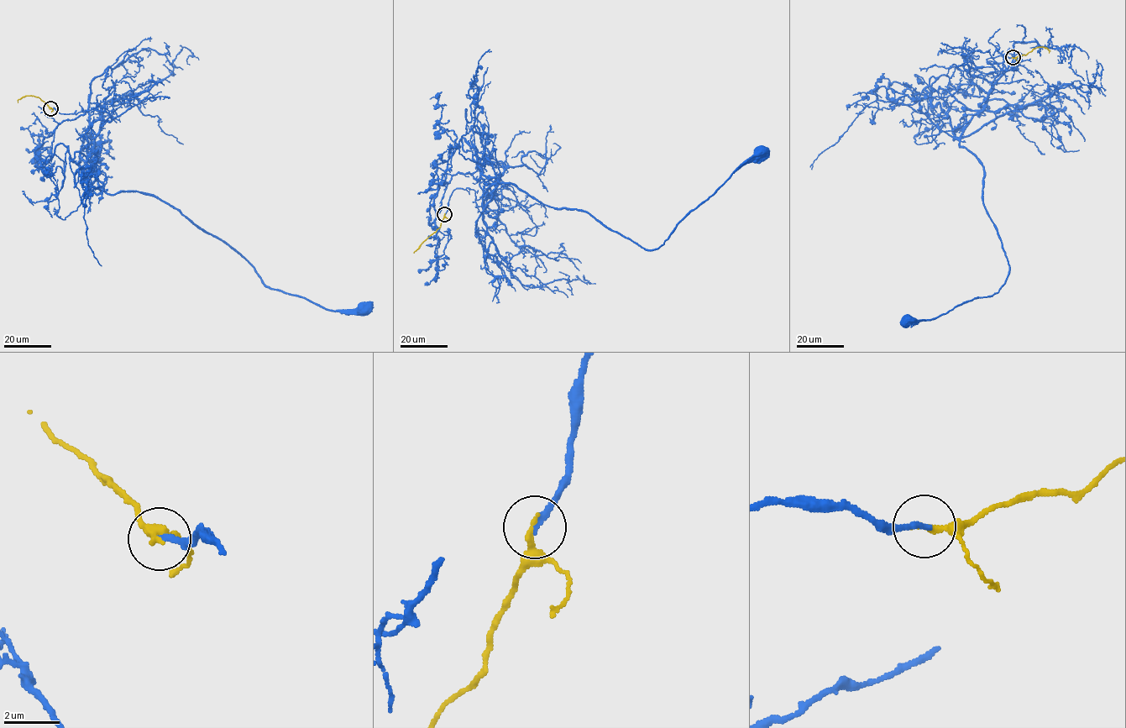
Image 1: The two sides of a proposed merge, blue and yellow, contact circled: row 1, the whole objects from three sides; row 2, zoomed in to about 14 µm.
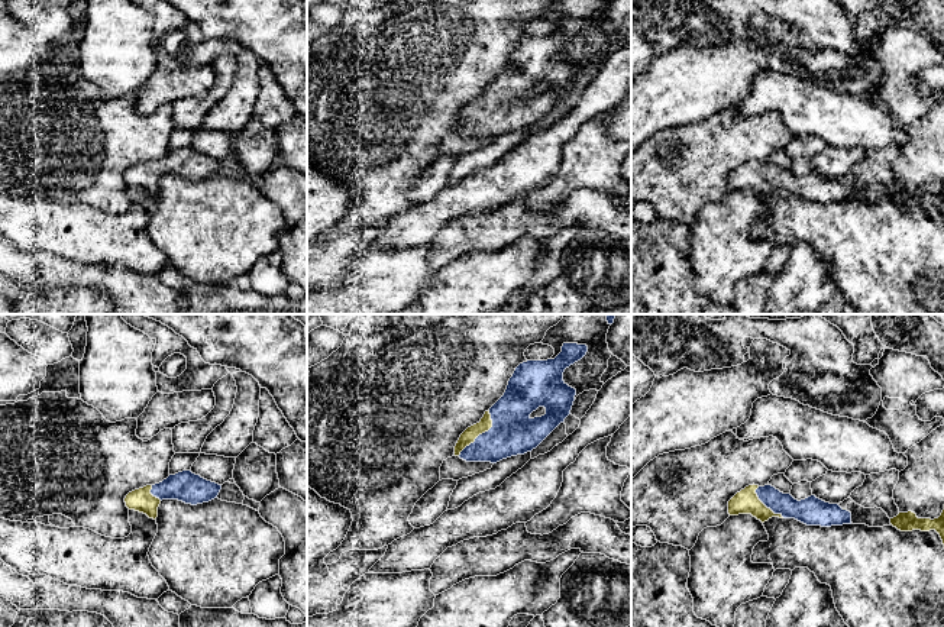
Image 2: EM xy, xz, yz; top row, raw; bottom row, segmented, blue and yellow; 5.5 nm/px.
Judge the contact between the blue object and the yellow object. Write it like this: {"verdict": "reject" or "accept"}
{"verdict": "accept"}

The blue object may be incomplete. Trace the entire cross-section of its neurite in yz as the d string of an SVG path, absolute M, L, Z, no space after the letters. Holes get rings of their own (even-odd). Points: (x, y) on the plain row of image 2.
M749 161L728 177L728 190L751 190L762 198L772 193L795 194L806 201L843 201L851 200L851 188L838 180L825 178L815 171L795 175L772 161Z

